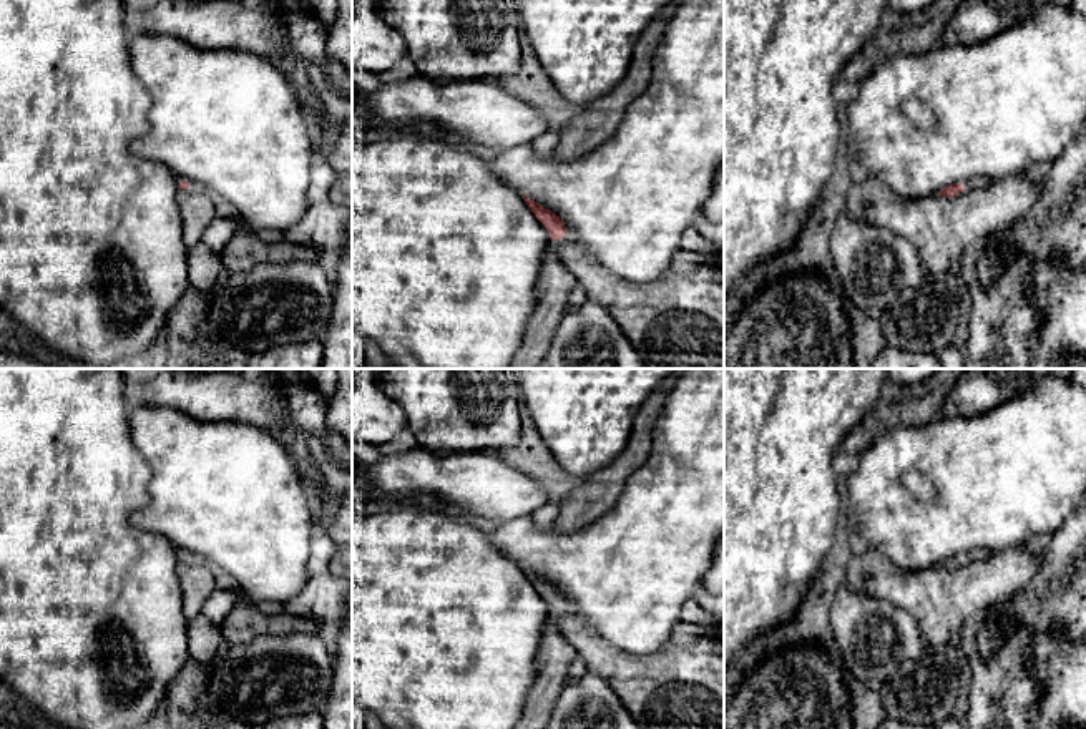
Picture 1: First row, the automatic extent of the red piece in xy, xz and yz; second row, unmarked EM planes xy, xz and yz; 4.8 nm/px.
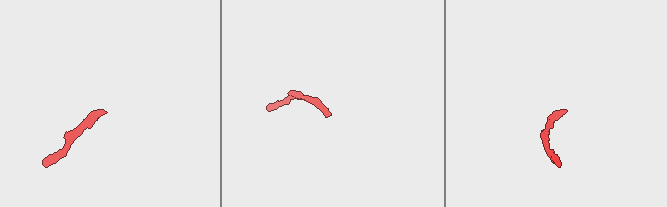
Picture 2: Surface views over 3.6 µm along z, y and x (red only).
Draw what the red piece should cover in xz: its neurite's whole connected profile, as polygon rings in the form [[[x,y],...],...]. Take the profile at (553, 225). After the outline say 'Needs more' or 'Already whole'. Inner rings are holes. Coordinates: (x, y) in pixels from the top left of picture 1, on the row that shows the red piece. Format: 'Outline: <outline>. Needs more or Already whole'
Outline: [[[525,198],[530,211],[550,232],[561,261],[616,320],[646,369],[724,369],[724,251],[706,254],[679,249],[666,272],[649,284],[631,284],[604,269],[566,234],[565,223],[536,201]]]. Needs more

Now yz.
Outline: [[[973,178],[965,184],[950,184],[943,188],[938,196],[953,198],[958,196],[963,189],[980,189],[988,188],[993,183],[990,178]]]. Needs more

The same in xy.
Outline: [[[179,179],[179,189],[203,189],[211,196],[216,213],[226,216],[232,224],[232,234],[221,259],[227,272],[246,272],[261,264],[286,264],[291,261],[317,261],[314,247],[297,247],[292,242],[264,242],[252,234],[252,229],[239,218],[232,206],[218,193]]]. Needs more

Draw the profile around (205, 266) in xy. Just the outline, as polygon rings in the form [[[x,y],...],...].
[[[199,241],[188,249],[189,287],[199,294],[201,309],[208,306],[218,281],[226,272],[221,256],[204,242]]]

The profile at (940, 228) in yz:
[[[870,174],[863,183],[852,183],[845,211],[855,221],[895,231],[912,241],[923,274],[942,279],[970,242],[1023,218],[1043,188],[1044,179],[1035,183],[1025,174],[1008,174],[993,179],[988,188],[963,189],[953,198],[932,194],[912,199]]]

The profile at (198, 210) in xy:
[[[179,189],[178,206],[184,231],[184,244],[191,249],[201,241],[204,229],[216,218],[216,206],[209,194],[203,189]]]

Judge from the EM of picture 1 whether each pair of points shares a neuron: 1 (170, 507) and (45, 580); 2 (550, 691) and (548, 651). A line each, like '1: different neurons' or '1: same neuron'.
1: different neurons
2: same neuron

